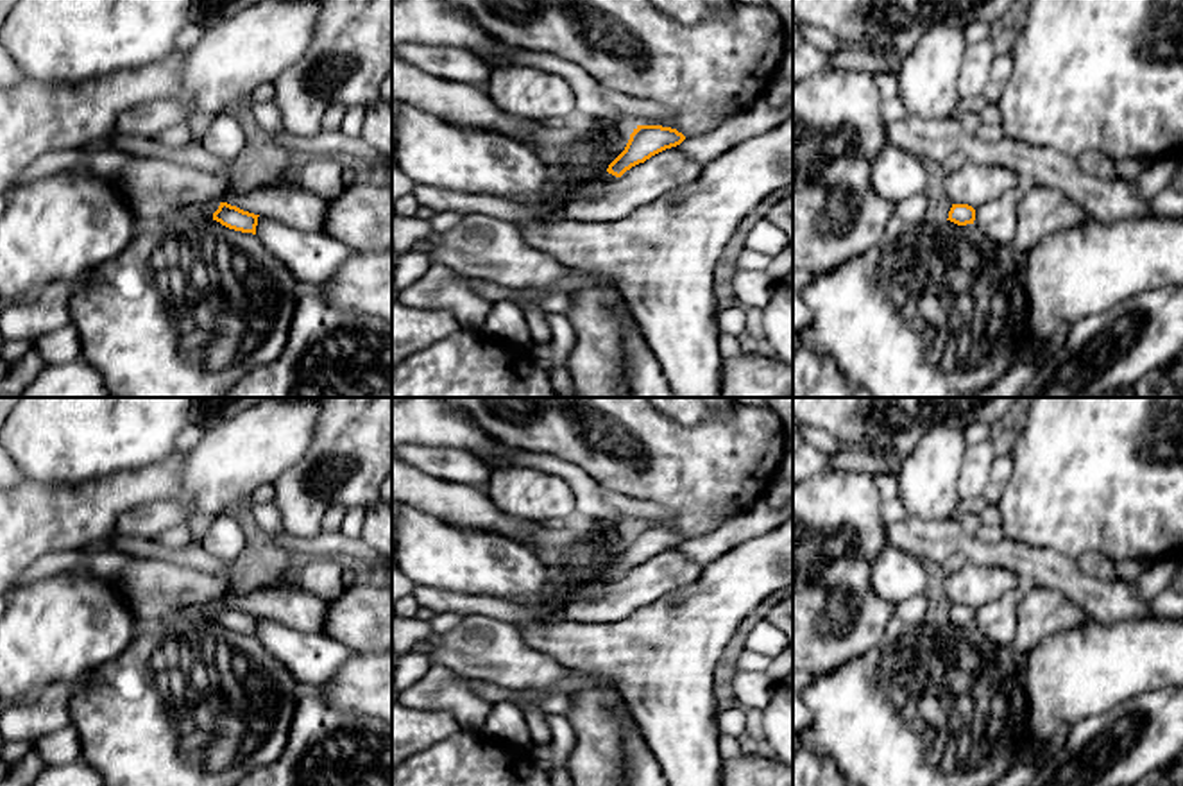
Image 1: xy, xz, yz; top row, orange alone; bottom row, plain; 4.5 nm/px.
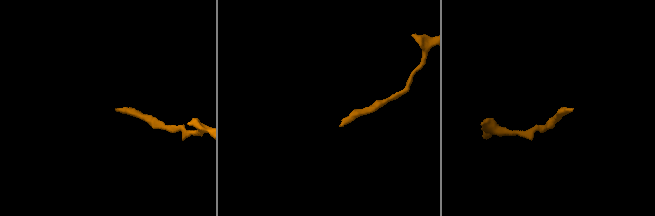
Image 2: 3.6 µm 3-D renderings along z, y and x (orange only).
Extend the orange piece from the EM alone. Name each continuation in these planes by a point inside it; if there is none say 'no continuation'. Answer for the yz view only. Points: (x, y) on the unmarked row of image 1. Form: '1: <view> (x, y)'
1: yz (940, 613)

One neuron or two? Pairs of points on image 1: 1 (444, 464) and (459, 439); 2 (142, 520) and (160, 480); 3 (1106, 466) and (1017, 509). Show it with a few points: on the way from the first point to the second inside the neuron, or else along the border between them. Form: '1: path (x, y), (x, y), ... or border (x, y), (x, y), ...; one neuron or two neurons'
1: border (412, 444), (451, 446), (471, 452), (478, 459); two neurons
2: border (170, 500), (142, 502), (127, 509), (113, 527); two neurons
3: path (1085, 477), (1069, 491), (1038, 507); one neuron

